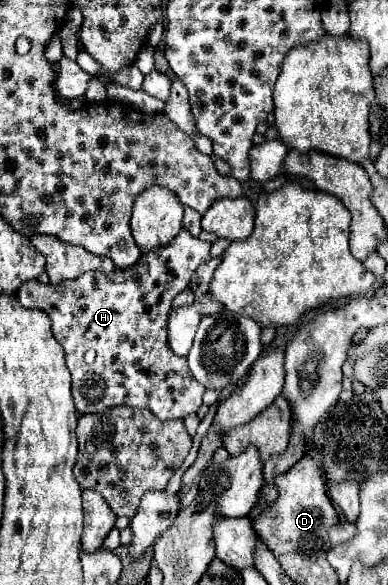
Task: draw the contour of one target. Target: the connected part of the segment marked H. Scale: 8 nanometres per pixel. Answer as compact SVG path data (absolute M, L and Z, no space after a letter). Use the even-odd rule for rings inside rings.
M180 231L168 245L160 247L160 249L152 249L152 251L146 251L142 253L142 257L130 267L130 269L114 269L112 275L102 275L102 271L88 271L76 279L66 279L64 283L58 283L58 285L50 285L50 283L38 283L38 281L28 281L28 283L22 283L22 287L18 289L16 297L18 301L24 305L24 307L30 307L30 309L42 309L46 311L50 317L52 317L52 333L54 337L62 343L64 351L66 351L66 365L72 373L72 397L74 397L74 403L76 403L76 411L80 415L84 413L98 413L98 411L104 411L104 409L112 409L112 407L118 407L118 405L128 405L128 407L148 407L158 419L162 421L172 421L172 419L184 419L186 415L190 413L196 413L202 405L202 395L204 395L204 387L190 375L190 369L188 369L188 363L184 357L176 357L170 347L168 347L168 341L166 341L166 323L168 323L168 315L170 315L170 303L172 299L184 291L188 285L190 285L190 279L194 275L194 271L198 269L200 263L206 263L210 261L210 243L206 241L200 241L198 237L190 235L188 231Z

